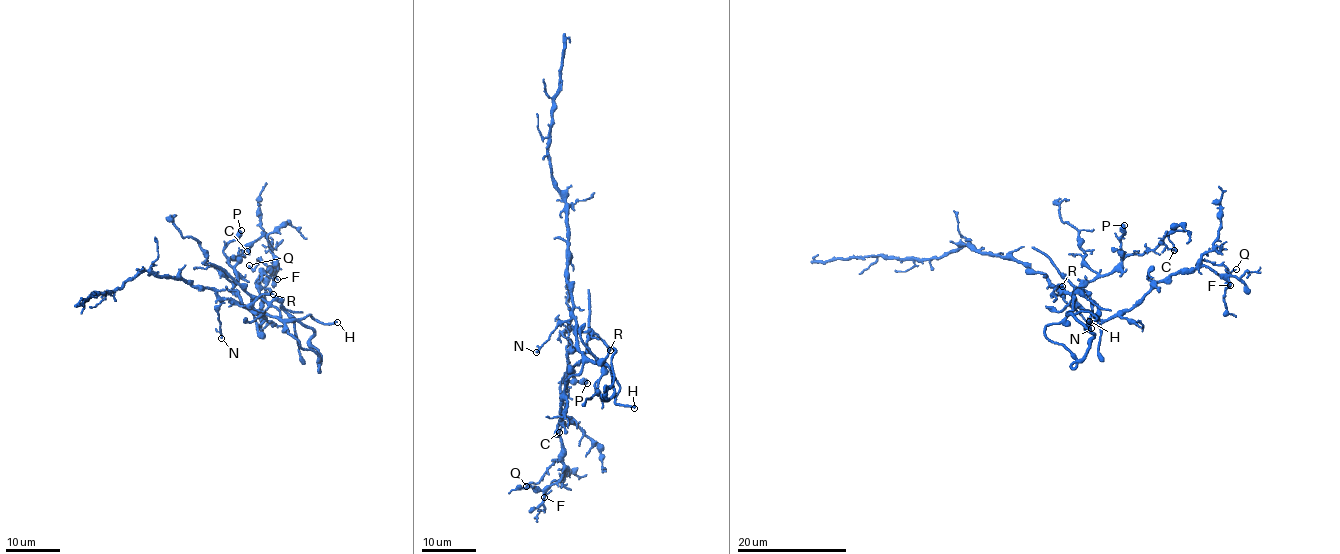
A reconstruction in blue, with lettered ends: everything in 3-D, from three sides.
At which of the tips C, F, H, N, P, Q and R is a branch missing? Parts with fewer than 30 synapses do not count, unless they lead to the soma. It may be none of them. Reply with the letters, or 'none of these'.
H

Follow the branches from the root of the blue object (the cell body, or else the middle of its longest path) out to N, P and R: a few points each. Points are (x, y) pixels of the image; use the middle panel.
N: (573, 310), (570, 318), (557, 326), (536, 352)
P: (573, 310), (577, 339), (568, 354), (565, 380), (563, 377), (567, 373), (587, 383)
R: (573, 310), (578, 331), (592, 332), (610, 350)

